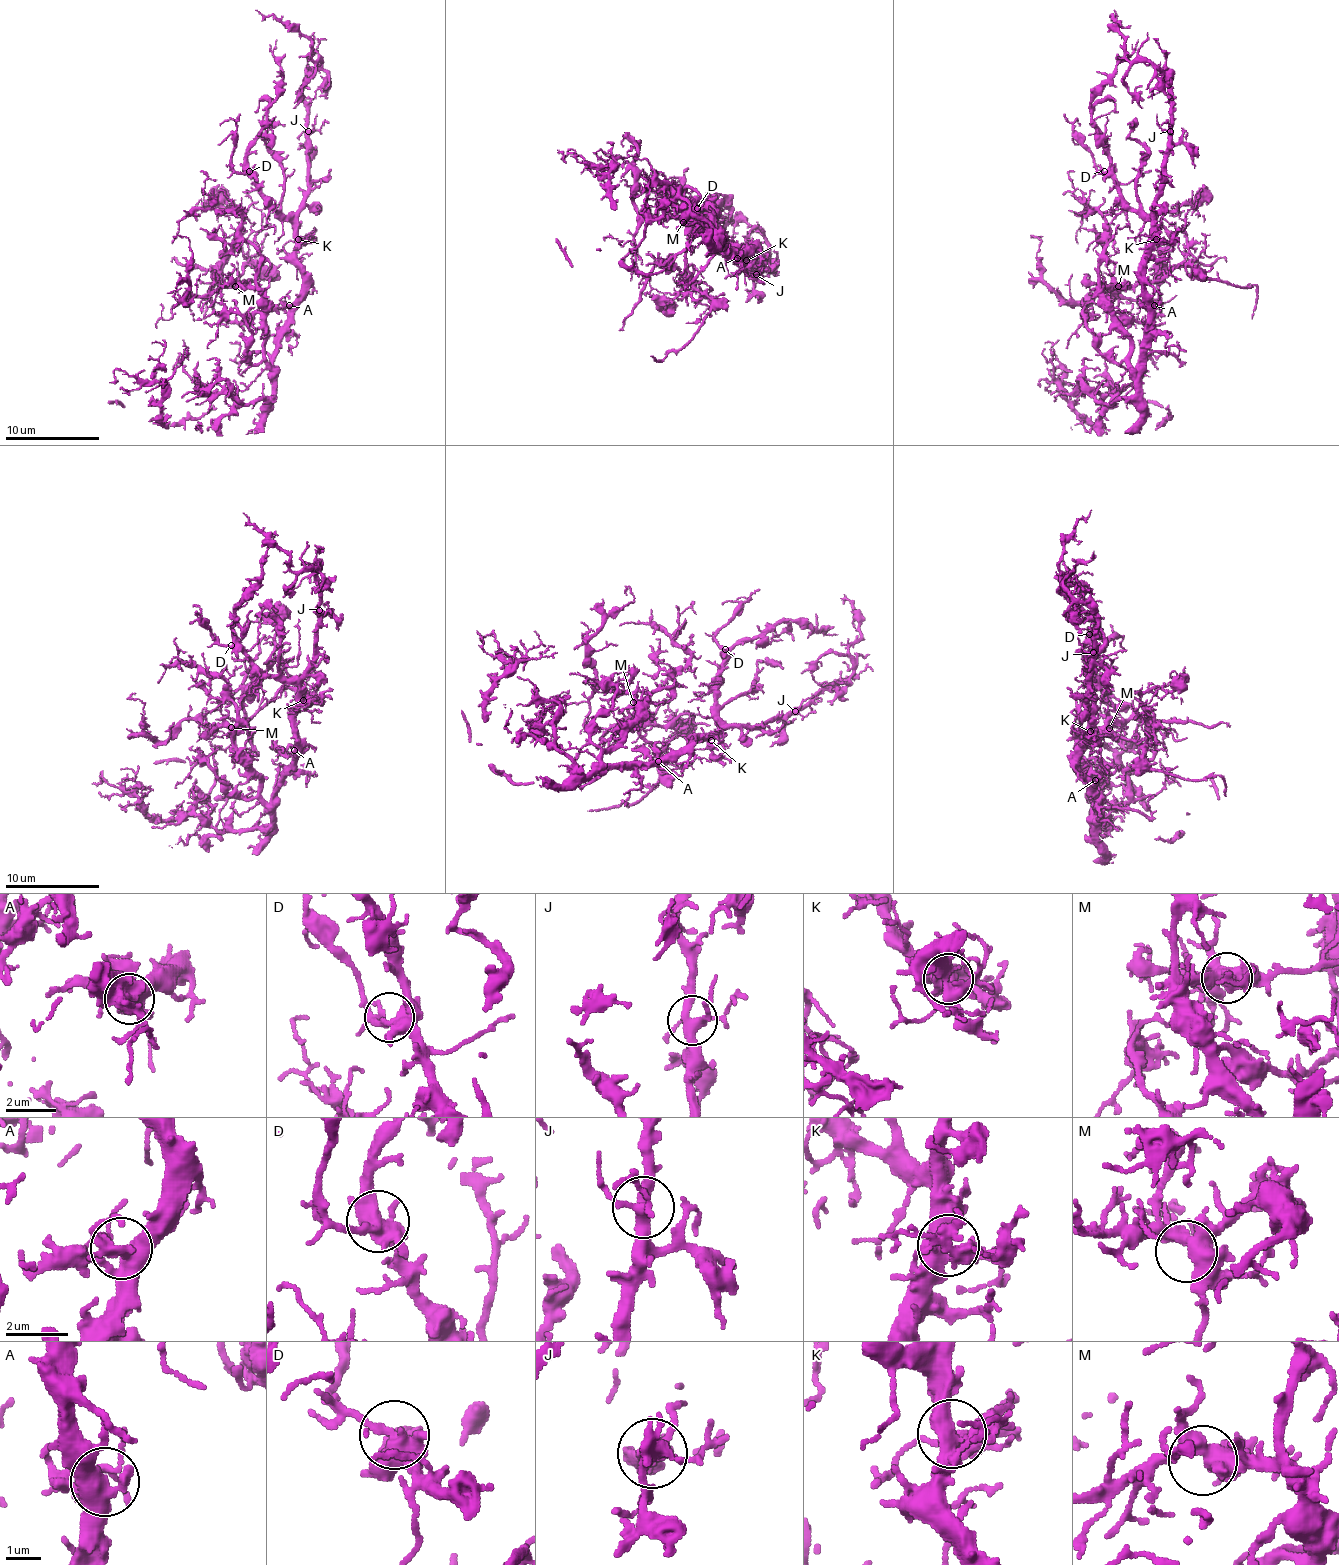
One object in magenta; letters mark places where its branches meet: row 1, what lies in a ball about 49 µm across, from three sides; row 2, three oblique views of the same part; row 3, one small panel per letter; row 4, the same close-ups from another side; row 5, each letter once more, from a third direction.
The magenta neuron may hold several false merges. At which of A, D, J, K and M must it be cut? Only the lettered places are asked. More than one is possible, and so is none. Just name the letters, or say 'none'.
none

